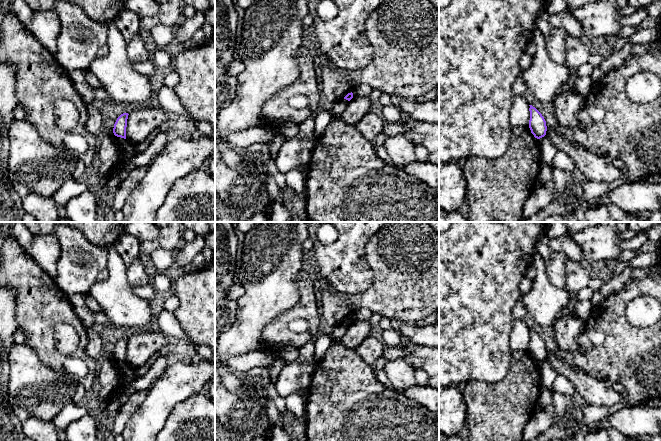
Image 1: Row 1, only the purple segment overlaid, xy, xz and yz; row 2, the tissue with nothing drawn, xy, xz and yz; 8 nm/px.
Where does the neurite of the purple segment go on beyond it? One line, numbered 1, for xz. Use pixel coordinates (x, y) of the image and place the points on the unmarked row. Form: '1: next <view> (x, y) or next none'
1: next none

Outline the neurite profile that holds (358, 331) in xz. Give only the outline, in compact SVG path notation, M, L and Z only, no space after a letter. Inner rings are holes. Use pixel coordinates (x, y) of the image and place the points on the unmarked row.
M354 321L349 325L340 342L355 352L356 348L370 336L372 325L369 321Z

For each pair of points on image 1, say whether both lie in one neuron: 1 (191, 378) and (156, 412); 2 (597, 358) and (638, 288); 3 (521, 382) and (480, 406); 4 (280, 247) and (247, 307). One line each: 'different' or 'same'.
1: same
2: same
3: same
4: same

